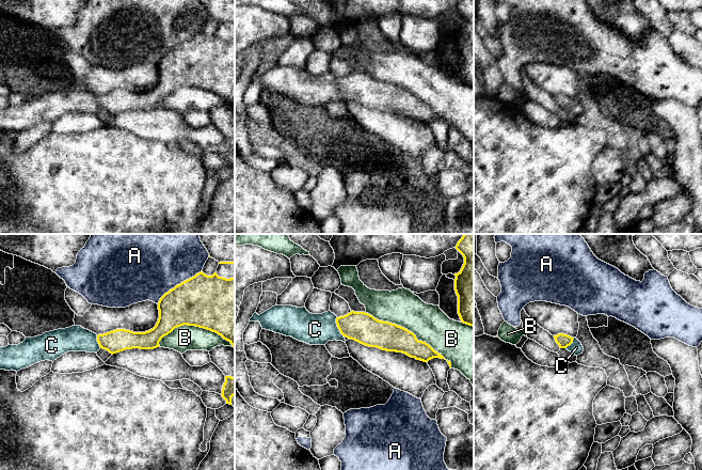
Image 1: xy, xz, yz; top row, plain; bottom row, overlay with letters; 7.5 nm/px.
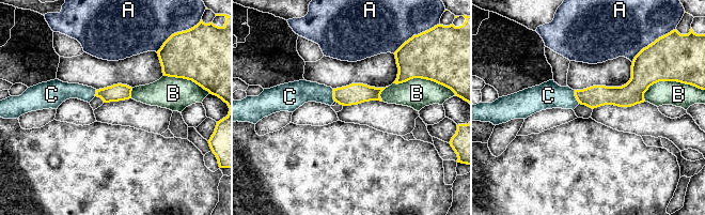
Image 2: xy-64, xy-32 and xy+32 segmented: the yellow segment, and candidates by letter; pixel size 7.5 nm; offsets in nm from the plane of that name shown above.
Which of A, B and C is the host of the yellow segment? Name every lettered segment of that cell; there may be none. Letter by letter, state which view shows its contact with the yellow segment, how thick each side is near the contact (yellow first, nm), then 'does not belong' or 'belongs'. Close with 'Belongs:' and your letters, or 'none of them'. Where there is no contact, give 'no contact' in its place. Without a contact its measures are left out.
A: meets yellow in xy; 400 nm thick on the yellow side, 440 nm on the other; does not belong
B: meets yellow in xz; 220 nm thick on the yellow side, 280 nm on the other; does not belong
C: meets yellow in xz; 220 nm thick on the yellow side, 240 nm on the other; belongs
Belongs: C

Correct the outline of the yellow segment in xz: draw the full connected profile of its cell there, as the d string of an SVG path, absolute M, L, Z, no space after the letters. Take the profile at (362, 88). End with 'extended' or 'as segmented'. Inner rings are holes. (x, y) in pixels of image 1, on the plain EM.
M276 65L260 76L255 73L250 82L259 82L262 90L309 106L325 106L334 100L346 104L345 99L348 98L369 108L402 113L424 123L433 119L445 120L408 90L379 81L365 73L351 72L337 78L331 72L312 75L305 67Z | extended

